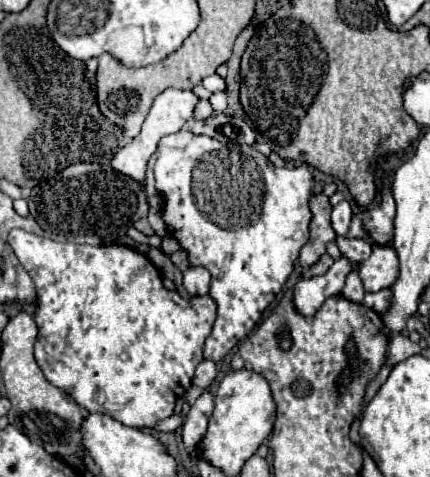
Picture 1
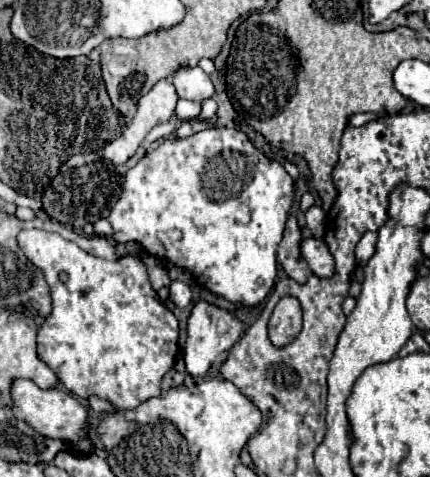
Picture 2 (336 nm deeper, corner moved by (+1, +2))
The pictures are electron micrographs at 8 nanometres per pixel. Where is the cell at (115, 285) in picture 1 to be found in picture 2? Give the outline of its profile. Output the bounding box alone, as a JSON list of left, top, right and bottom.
[18,228,178,410]

